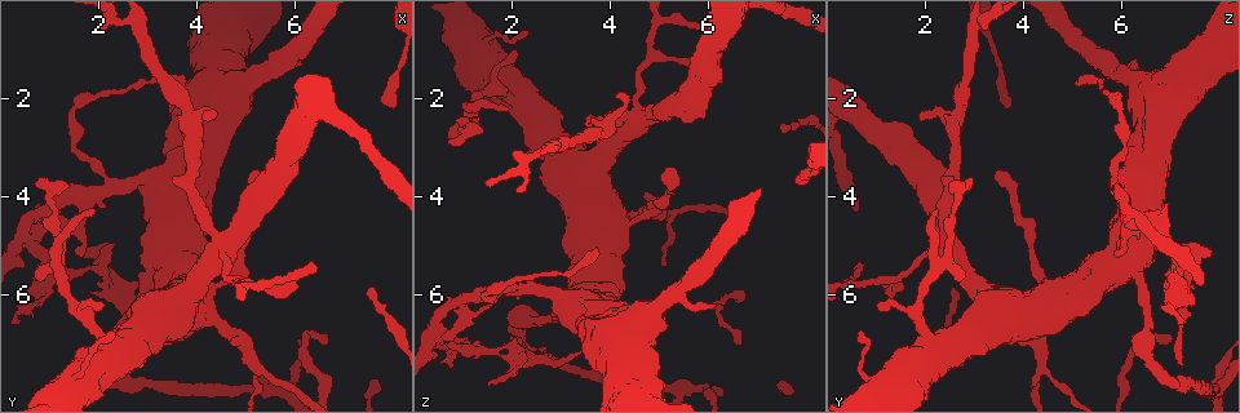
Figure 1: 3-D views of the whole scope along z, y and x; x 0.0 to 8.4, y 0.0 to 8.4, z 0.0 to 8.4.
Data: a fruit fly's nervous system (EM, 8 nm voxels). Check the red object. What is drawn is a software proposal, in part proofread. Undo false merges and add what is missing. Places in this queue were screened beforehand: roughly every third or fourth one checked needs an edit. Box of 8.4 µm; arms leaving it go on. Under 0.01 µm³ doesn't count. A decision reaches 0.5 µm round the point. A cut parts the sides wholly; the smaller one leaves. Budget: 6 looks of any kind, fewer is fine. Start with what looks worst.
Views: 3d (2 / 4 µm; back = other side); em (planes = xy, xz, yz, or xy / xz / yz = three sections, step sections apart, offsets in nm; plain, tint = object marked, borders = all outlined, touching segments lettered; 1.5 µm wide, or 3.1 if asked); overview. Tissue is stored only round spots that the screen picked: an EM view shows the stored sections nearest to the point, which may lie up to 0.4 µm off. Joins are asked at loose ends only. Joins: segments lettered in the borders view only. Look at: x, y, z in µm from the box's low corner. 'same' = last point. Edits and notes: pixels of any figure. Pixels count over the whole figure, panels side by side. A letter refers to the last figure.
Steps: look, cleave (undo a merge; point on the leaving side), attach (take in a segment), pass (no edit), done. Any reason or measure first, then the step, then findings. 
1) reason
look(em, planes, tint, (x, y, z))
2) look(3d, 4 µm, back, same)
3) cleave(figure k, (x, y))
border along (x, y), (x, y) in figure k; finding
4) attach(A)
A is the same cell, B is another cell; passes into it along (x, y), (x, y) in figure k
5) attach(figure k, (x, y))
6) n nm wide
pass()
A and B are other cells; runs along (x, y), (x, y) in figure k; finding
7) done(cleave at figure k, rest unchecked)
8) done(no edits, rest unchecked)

thin end
look(em, yz, step 8, tint, (6.70, 6.90, 7.00))

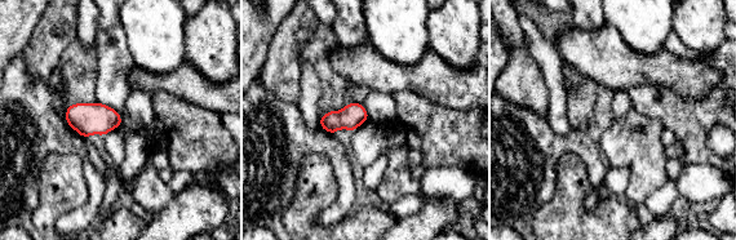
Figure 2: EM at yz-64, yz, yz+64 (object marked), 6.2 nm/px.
another direction
look(em, planes, borders, same)

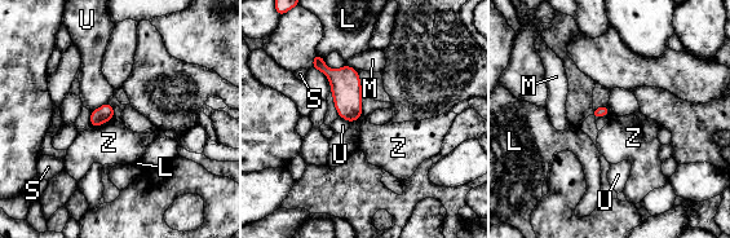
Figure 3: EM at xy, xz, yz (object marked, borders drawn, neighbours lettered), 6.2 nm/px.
pass()
L, M, S, U and Z are other cells; border along (113, 118), (92, 127) in figure 3; none of them fits

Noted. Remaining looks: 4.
free end
look(em, yz, step 8, tint, (5.20, 3.50, 3.45))

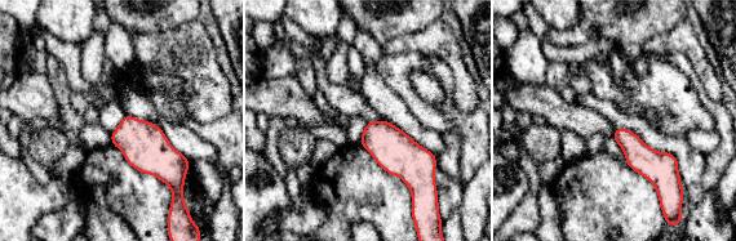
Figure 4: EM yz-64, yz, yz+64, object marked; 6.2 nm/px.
look(em, planes, borders, same)

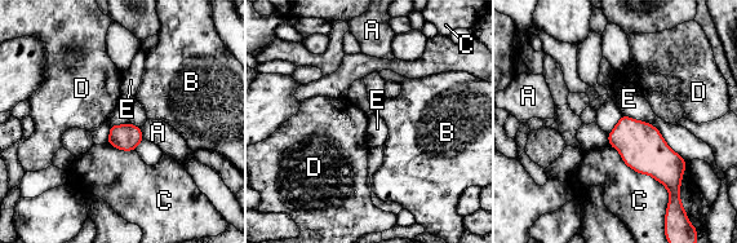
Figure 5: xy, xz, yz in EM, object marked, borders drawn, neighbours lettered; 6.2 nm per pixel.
170 nm wide
pass()
A, B, C, D and E are other cells; border along (622, 114), (651, 123), (686, 162) in figure 5; no lettered segment goes on from it

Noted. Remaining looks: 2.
branch stops here
look(em, yz, step 8, borders, (1.60, 5.10, 5.85))

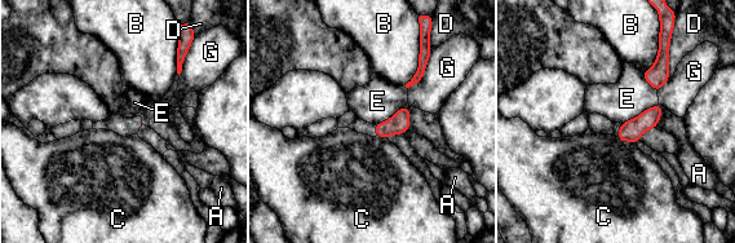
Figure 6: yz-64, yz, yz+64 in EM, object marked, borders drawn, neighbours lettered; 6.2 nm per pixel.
pass()
A, B, C, D, E and G are other cells; border along (658, 104), (620, 124) in figure 6; no lettered segment goes on from it

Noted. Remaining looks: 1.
done(no edits, rest unchecked)

